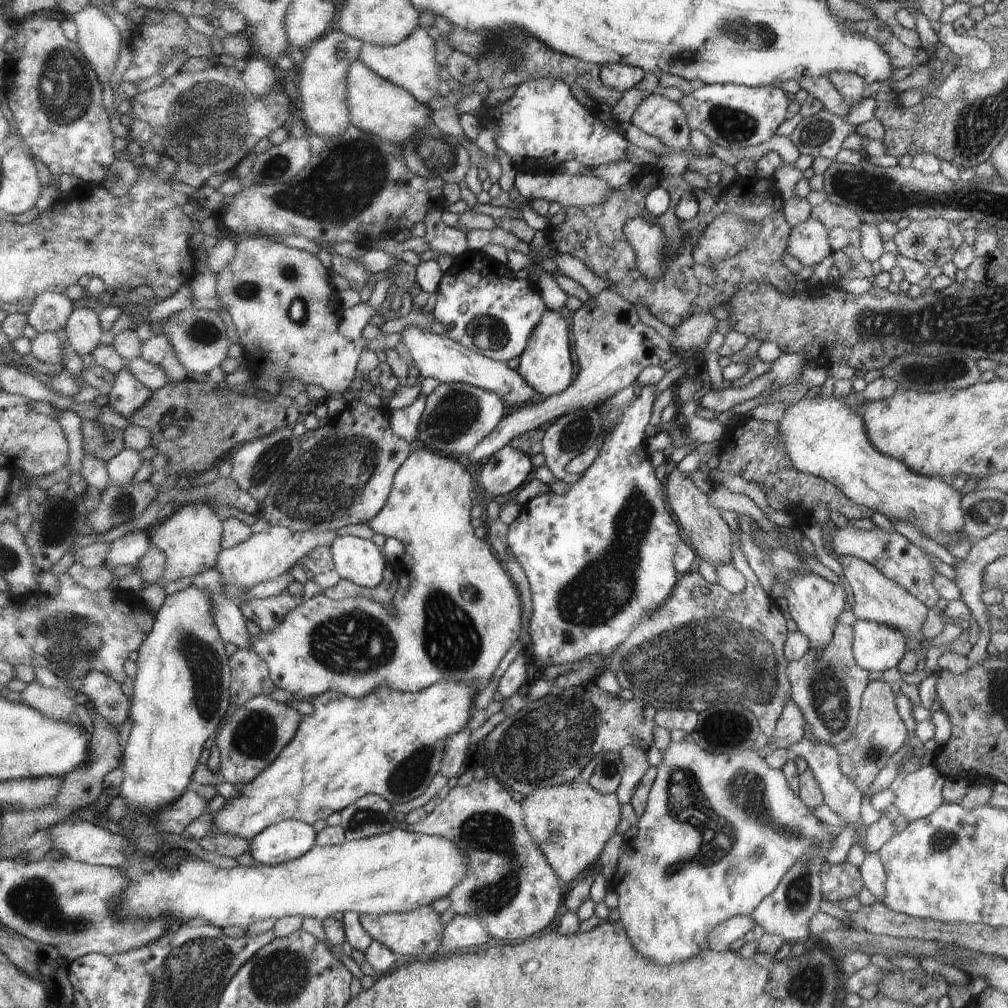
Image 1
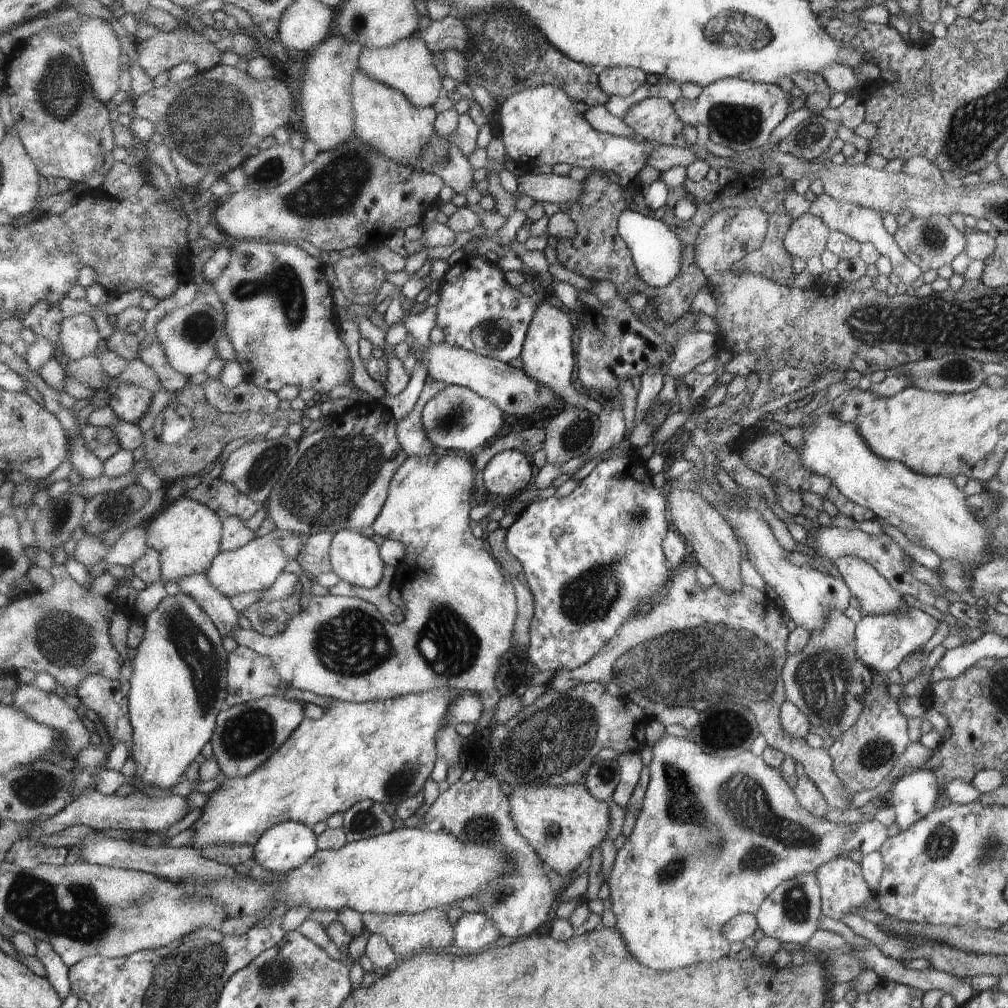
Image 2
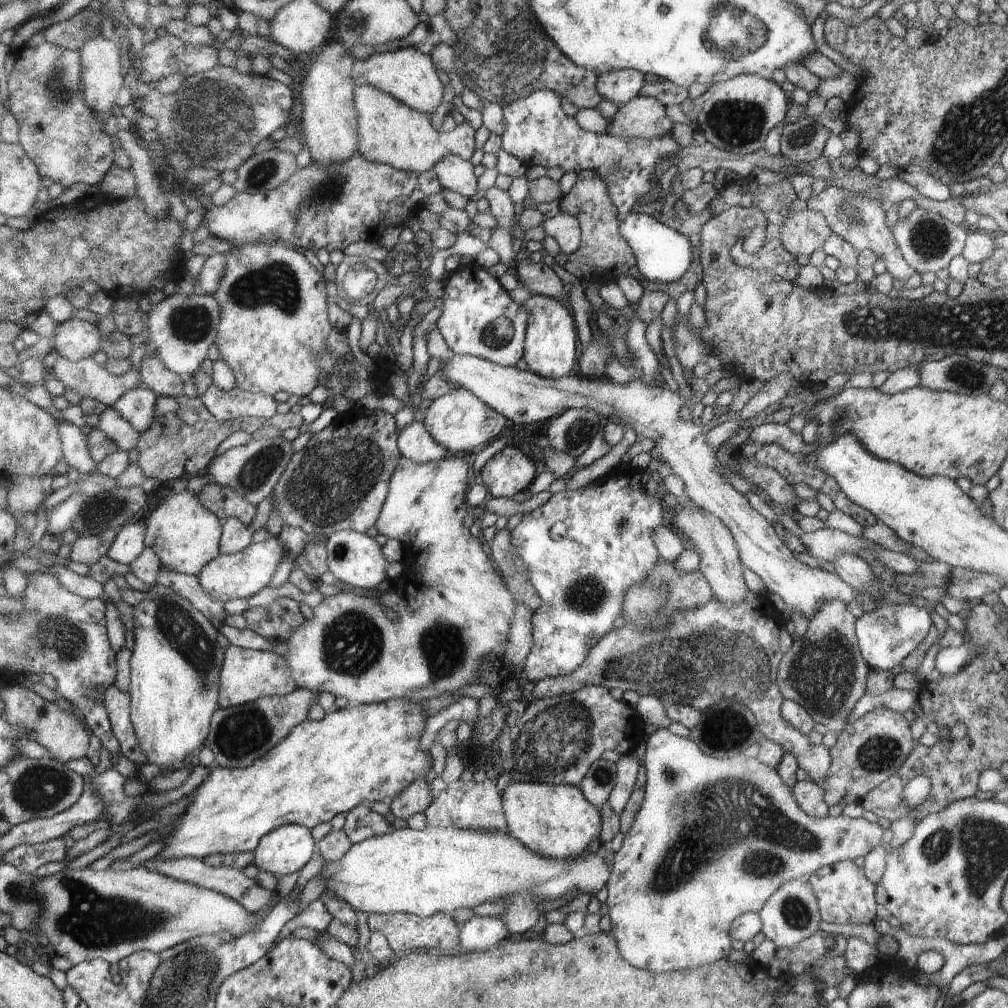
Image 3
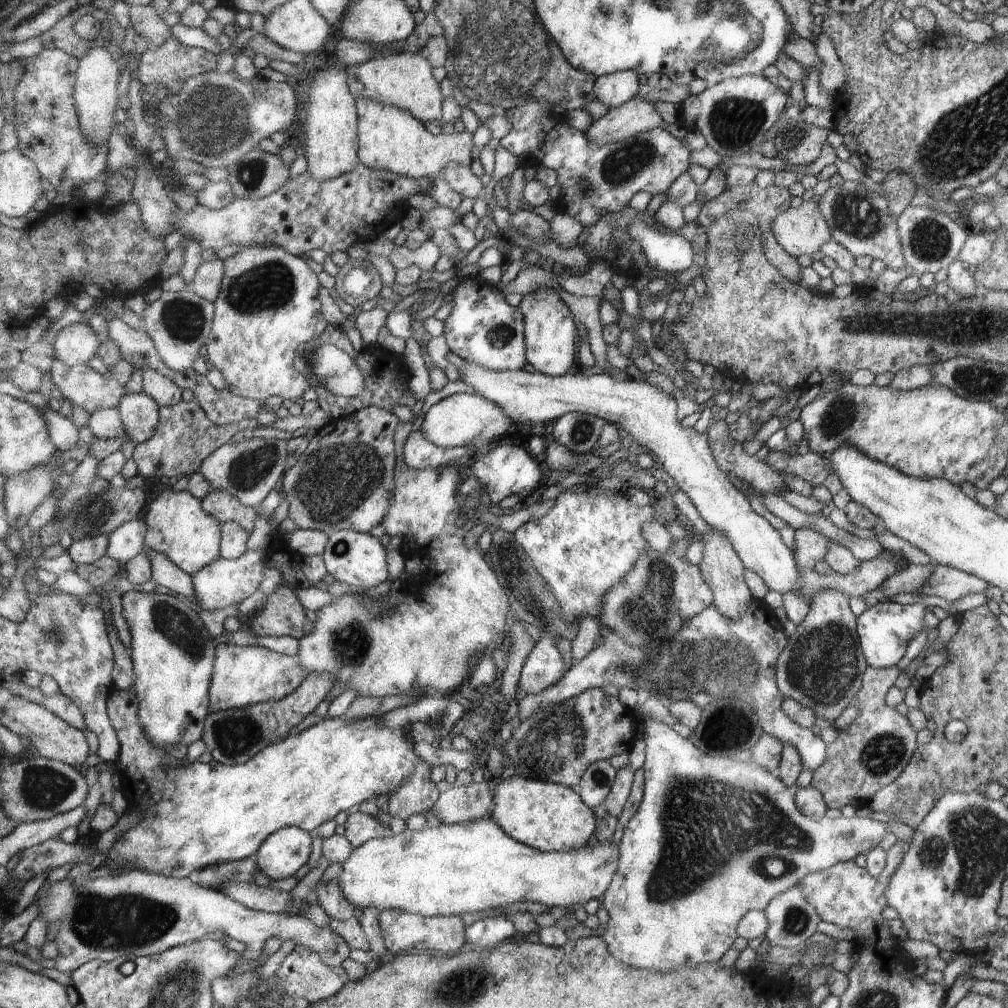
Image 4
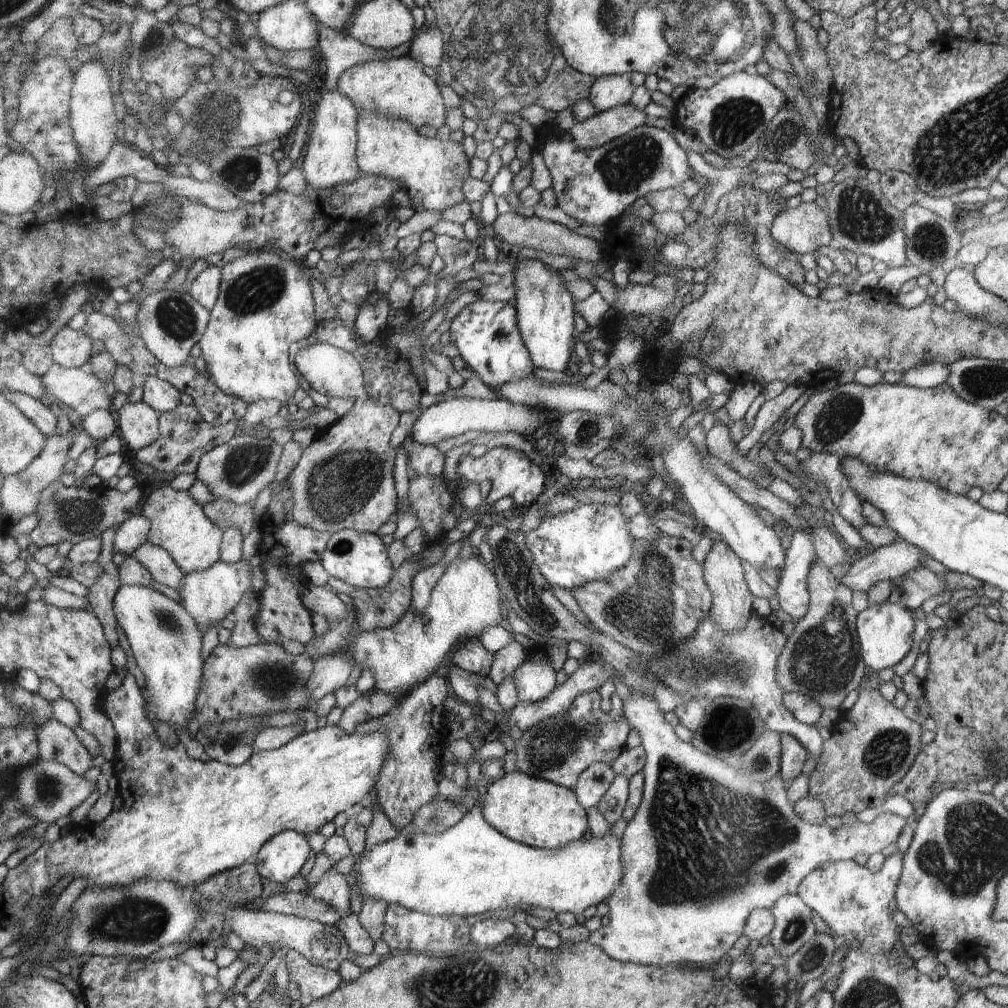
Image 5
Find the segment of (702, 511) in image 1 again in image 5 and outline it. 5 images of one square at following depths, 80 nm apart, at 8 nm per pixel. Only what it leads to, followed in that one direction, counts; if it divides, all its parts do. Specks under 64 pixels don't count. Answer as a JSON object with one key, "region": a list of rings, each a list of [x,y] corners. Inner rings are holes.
{"region":[[[723,540],[714,541],[712,550],[703,562],[706,581],[714,592],[714,604],[709,617],[715,625],[725,633],[738,633],[743,630],[751,619],[753,594],[744,582],[744,570],[740,557]]]}

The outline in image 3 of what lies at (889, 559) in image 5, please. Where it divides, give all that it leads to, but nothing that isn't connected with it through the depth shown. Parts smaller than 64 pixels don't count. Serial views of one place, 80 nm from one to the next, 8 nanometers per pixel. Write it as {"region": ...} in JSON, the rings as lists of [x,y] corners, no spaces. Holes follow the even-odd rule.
{"region":[[[454,353],[452,358],[441,362],[443,375],[482,399],[496,412],[503,414],[512,424],[536,424],[566,413],[568,409],[586,409],[599,414],[604,421],[615,421],[630,426],[639,439],[649,438],[656,450],[661,450],[661,462],[672,467],[684,481],[684,497],[710,514],[718,517],[735,535],[746,569],[757,574],[770,593],[778,595],[791,612],[798,611],[809,621],[825,600],[840,599],[847,604],[855,600],[859,592],[844,582],[835,572],[813,569],[802,563],[786,543],[778,537],[774,525],[750,507],[746,495],[734,489],[727,479],[716,472],[717,456],[706,443],[706,434],[715,425],[705,426],[685,421],[678,415],[685,400],[678,392],[667,387],[647,387],[640,378],[623,385],[607,377],[568,375],[559,379],[544,378],[532,371],[503,367],[472,355]]]}

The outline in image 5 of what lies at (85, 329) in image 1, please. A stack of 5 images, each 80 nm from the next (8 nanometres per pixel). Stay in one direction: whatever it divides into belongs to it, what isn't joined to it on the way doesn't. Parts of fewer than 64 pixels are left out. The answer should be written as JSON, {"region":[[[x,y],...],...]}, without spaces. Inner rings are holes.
{"region":[[[62,327],[51,340],[53,362],[69,369],[78,369],[92,356],[93,342],[81,330]]]}

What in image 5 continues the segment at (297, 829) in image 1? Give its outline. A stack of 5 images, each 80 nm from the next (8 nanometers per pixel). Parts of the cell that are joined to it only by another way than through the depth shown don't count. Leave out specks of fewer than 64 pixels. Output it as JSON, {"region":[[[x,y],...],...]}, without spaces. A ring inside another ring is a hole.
{"region":[[[285,830],[275,834],[253,858],[258,871],[266,880],[274,880],[285,885],[300,872],[306,864],[310,846],[304,834]]]}

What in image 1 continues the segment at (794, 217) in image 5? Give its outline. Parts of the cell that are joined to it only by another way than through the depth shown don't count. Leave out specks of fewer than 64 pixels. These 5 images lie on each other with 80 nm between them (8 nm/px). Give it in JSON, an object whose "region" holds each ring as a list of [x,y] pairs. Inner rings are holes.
{"region":[[[808,218],[791,228],[787,252],[802,262],[803,266],[822,262],[832,250],[829,243],[829,229],[819,220]]]}

